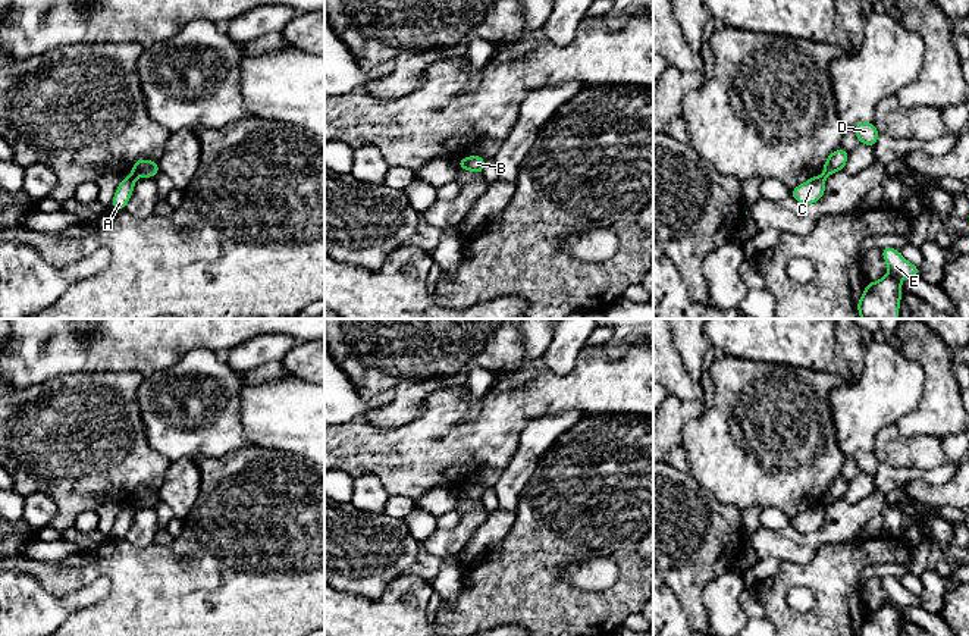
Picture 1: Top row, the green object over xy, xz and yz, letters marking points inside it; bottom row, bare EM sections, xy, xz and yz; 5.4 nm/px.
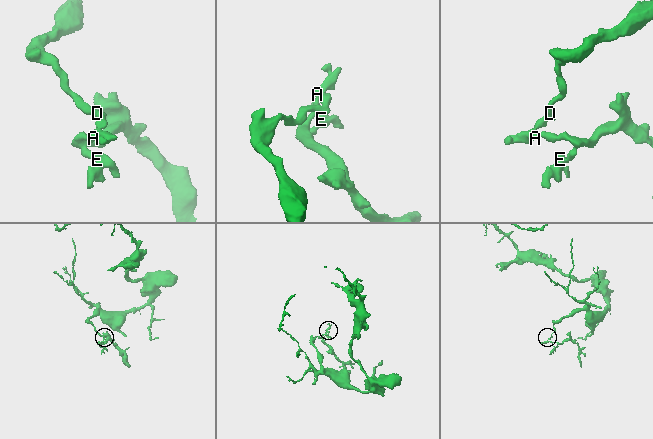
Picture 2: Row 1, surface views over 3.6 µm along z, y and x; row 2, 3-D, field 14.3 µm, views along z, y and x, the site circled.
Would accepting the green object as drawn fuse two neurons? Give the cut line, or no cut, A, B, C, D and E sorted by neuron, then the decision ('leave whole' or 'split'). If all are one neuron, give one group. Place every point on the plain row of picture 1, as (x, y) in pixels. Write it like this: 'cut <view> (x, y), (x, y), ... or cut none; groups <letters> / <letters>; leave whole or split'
cut xy (131, 503), (135, 506); groups A C E / B D; split

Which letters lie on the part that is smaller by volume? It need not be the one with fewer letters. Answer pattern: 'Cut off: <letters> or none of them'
Cut off: A, C, E

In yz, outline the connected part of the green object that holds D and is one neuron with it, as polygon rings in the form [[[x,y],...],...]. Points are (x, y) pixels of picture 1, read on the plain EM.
[[[859,451],[854,454],[856,467],[859,473],[866,473],[869,476],[877,474],[877,469],[879,467],[879,461],[874,451]]]

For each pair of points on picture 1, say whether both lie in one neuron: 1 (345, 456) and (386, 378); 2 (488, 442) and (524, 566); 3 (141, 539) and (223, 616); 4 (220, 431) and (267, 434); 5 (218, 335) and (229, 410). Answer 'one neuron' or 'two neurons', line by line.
1: two neurons
2: two neurons
3: two neurons
4: two neurons
5: two neurons

